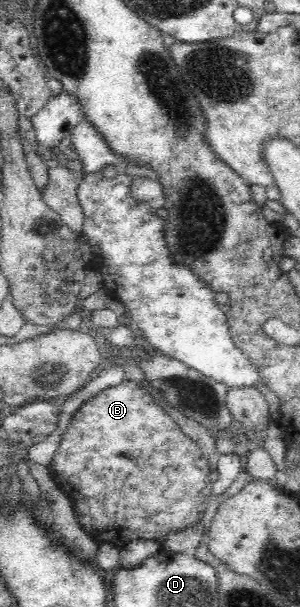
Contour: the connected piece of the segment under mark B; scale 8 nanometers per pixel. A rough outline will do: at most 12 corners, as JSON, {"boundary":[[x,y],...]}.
{"boundary":[[143,384],[72,416],[50,461],[121,550],[200,524],[215,472]]}

